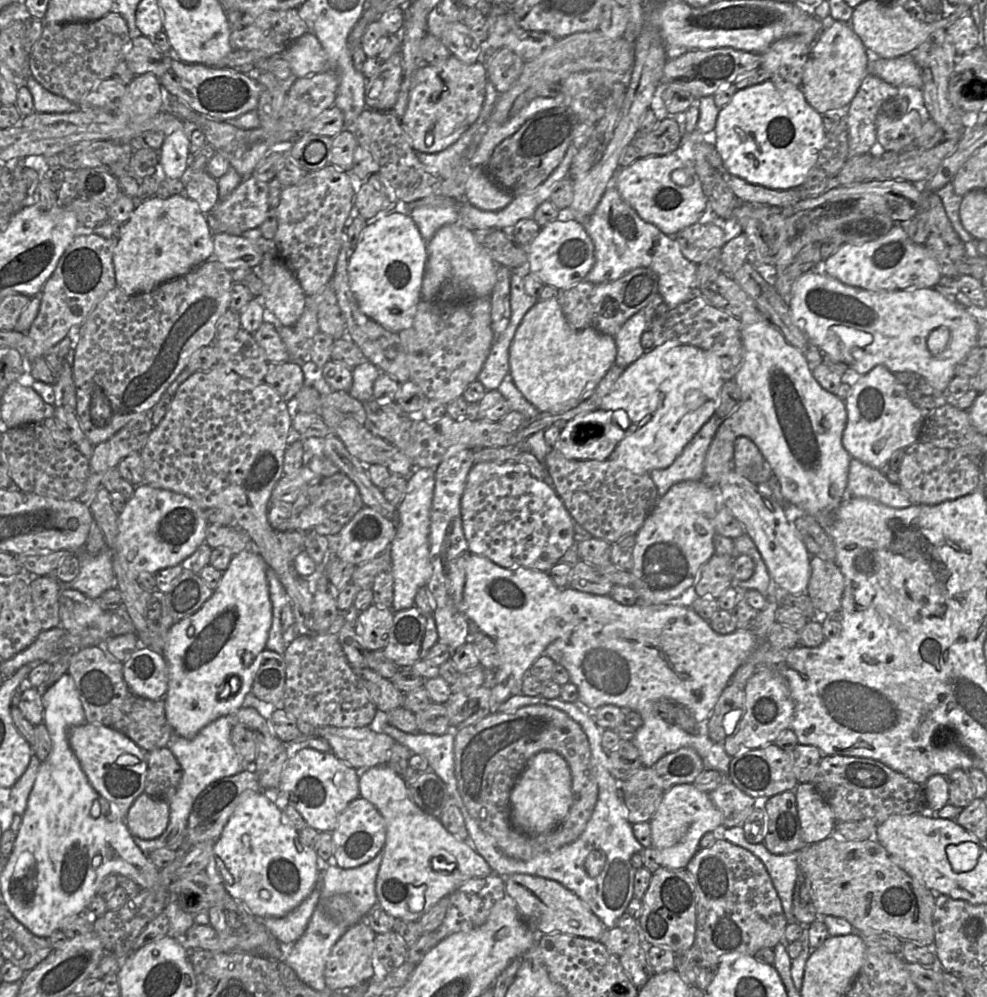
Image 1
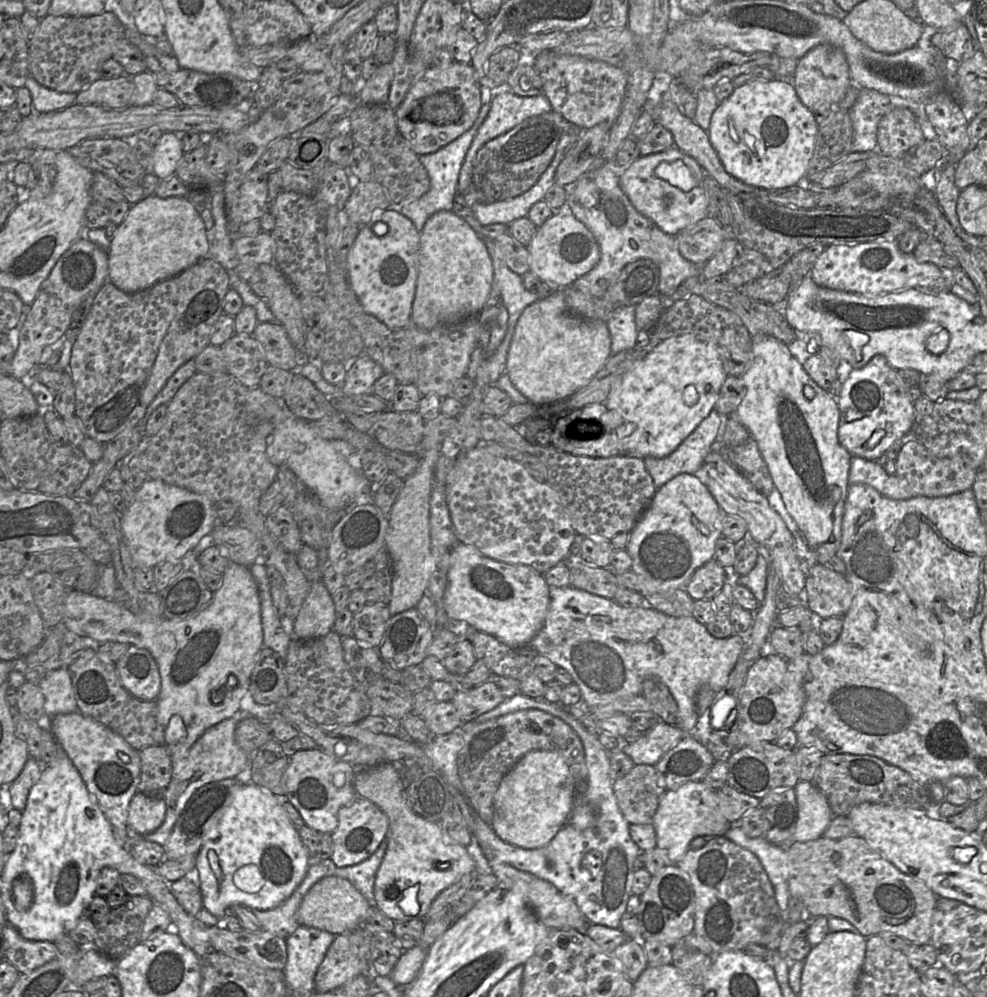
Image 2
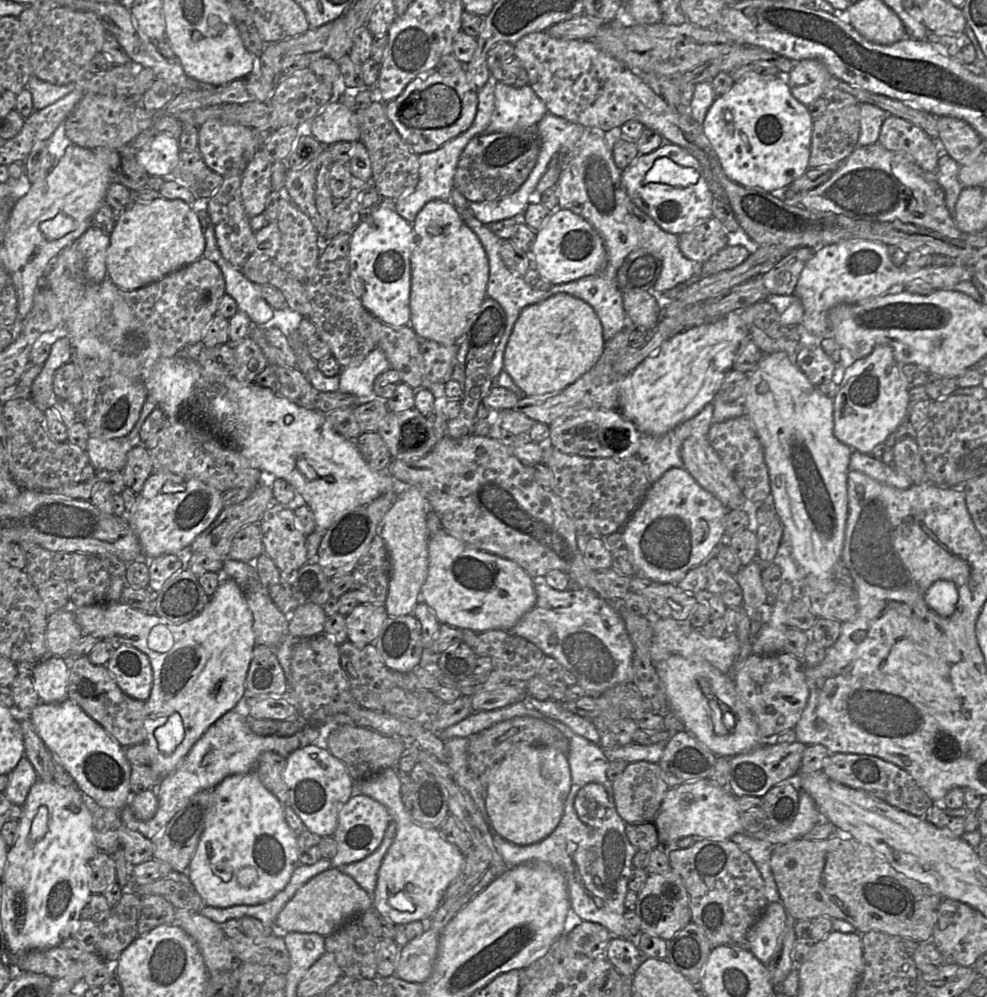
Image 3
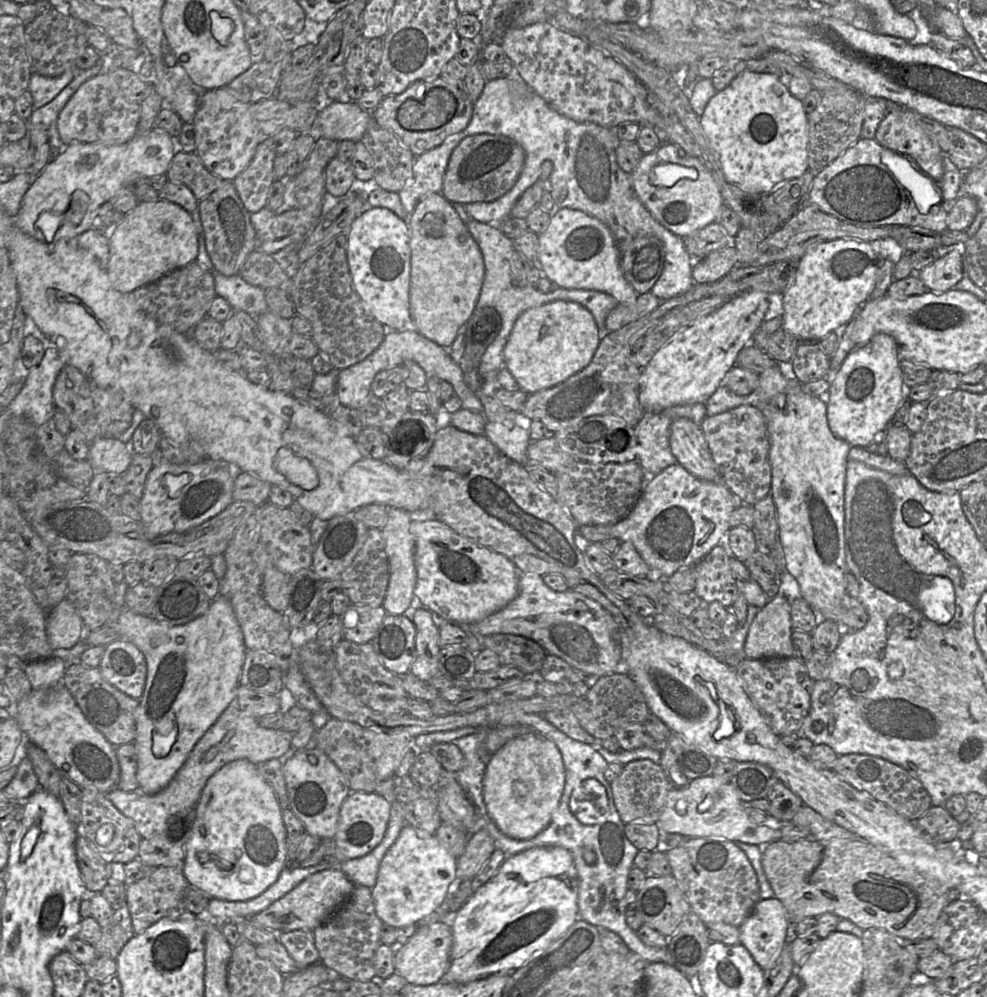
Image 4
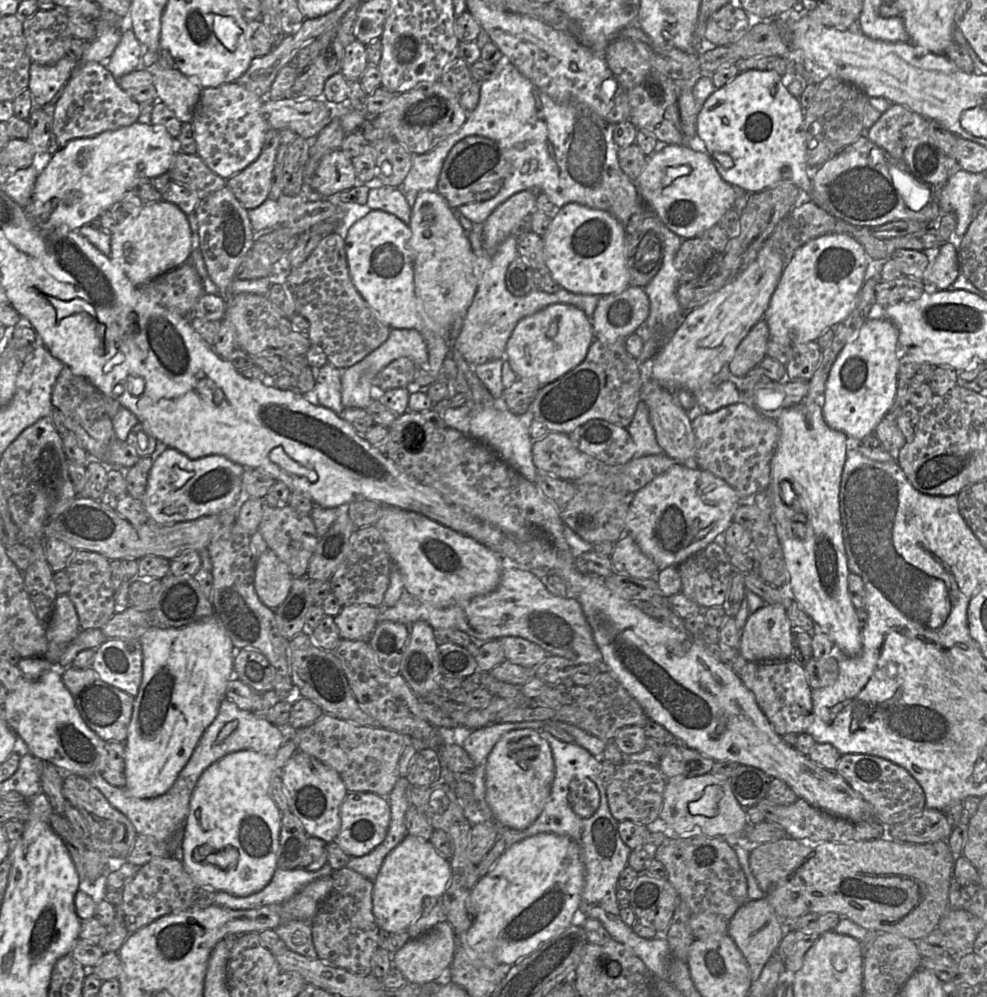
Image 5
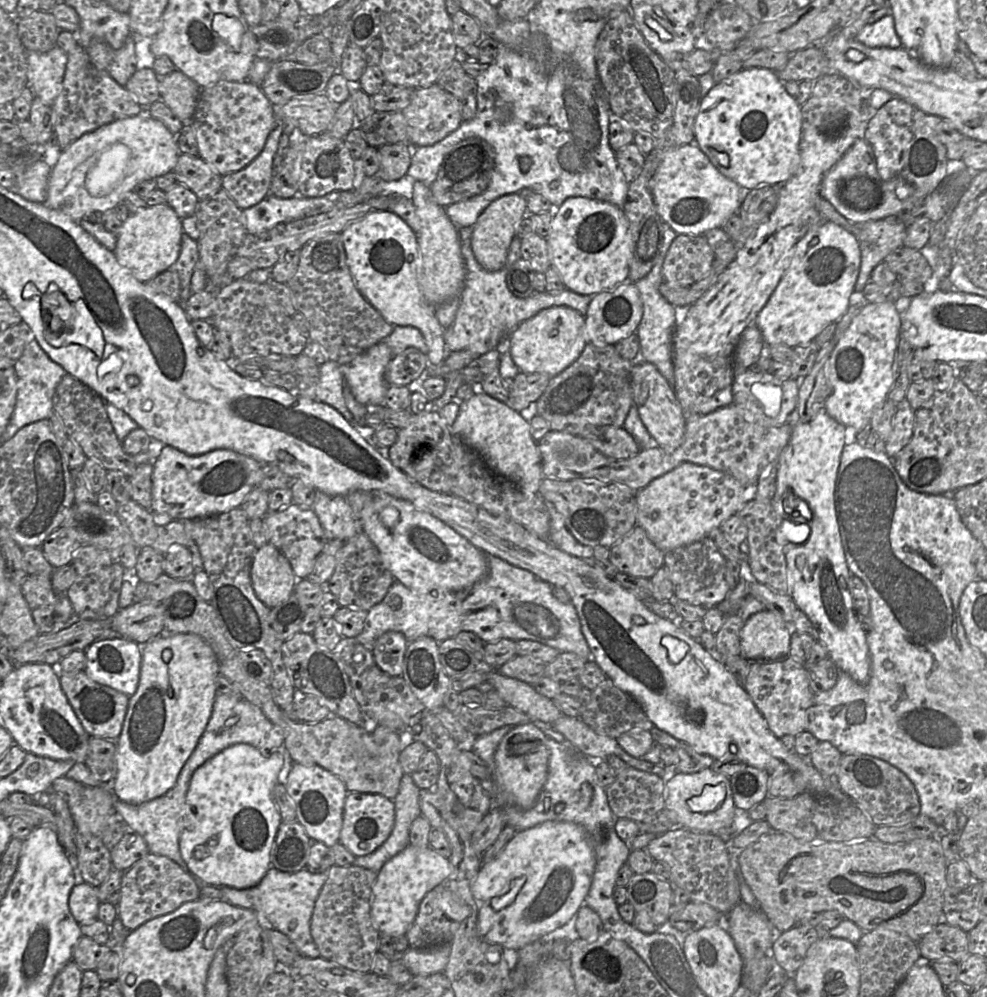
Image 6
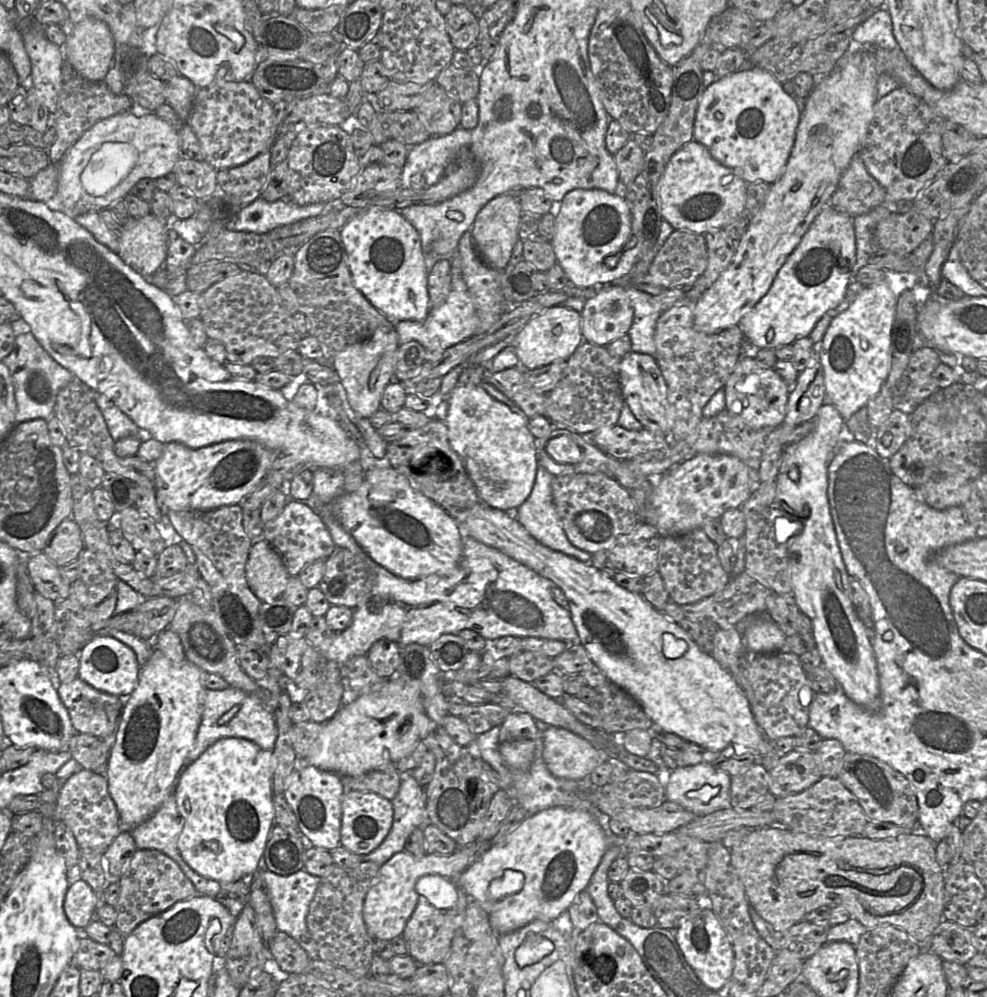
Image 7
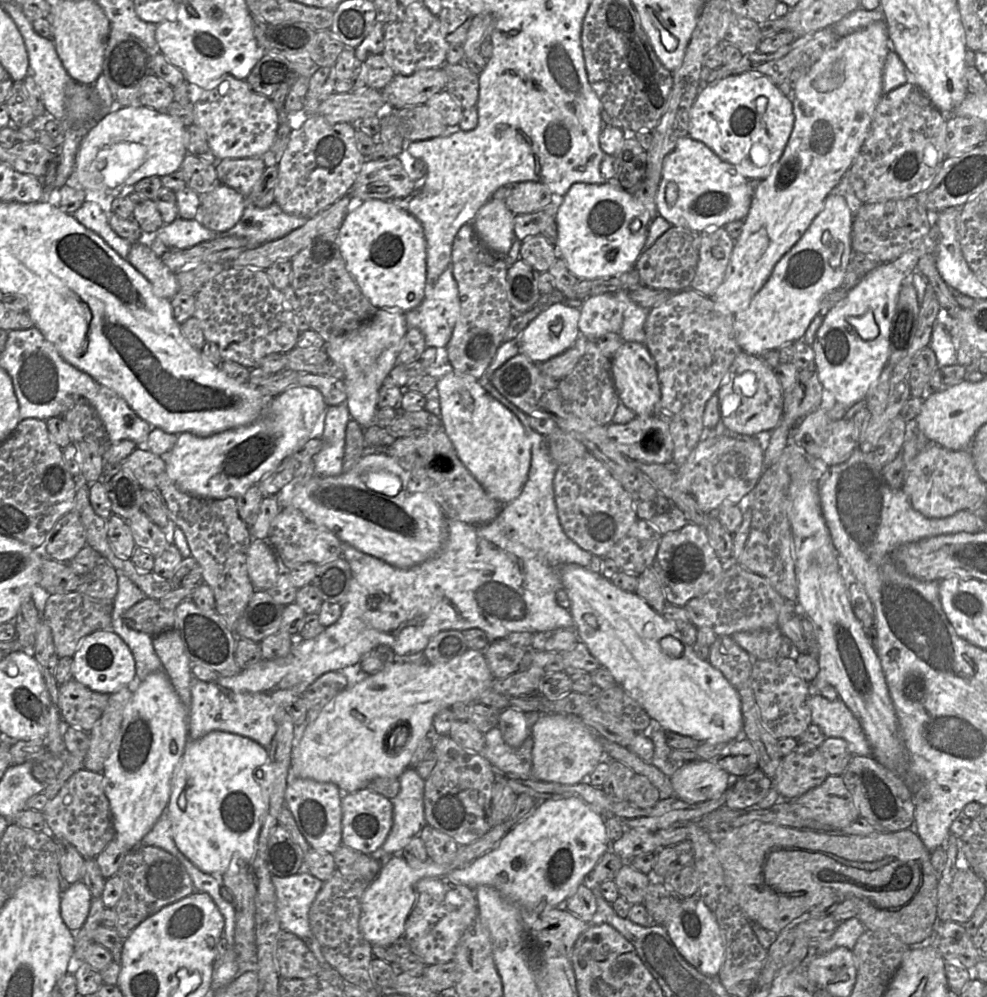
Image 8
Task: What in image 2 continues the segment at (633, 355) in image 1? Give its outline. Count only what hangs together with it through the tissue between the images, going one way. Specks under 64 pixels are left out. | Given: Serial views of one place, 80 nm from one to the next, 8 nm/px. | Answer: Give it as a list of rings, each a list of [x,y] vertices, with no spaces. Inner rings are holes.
[[[635,306],[616,309],[606,321],[606,325],[611,337],[612,354],[636,347],[639,329],[635,322]]]

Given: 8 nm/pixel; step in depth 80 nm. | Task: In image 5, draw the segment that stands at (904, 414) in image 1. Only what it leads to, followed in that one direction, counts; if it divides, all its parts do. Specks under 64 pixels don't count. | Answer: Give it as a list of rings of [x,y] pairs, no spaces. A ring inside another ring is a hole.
[[[868,318],[856,338],[844,346],[825,387],[823,417],[830,428],[858,440],[875,435],[877,425],[892,407],[897,393],[898,339],[899,330],[891,320]]]

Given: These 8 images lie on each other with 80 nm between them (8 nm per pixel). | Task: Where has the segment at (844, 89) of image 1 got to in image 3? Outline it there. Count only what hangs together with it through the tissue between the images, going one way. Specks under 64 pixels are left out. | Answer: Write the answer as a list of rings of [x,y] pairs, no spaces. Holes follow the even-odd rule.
[[[815,59],[799,60],[790,72],[788,86],[793,97],[807,106],[823,96],[825,83],[831,77],[821,62]]]

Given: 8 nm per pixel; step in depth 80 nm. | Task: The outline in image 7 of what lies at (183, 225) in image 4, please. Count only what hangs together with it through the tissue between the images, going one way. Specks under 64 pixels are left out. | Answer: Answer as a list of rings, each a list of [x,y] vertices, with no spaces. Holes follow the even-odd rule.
[[[149,214],[122,225],[125,230],[120,237],[118,255],[144,278],[149,278],[161,269],[166,261],[170,223]]]

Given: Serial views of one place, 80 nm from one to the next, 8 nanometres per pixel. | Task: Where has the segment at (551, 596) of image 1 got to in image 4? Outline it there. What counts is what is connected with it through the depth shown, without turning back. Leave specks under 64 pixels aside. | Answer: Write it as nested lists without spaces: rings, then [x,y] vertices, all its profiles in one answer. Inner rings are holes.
[[[412,519],[410,522],[409,529],[415,540],[414,560],[417,573],[417,580],[414,589],[414,594],[415,596],[419,597],[424,607],[429,609],[431,612],[436,612],[443,619],[453,623],[471,624],[479,622],[484,618],[490,616],[491,614],[501,610],[517,596],[519,577],[521,573],[526,573],[526,572],[520,572],[520,570],[513,564],[513,562],[510,561],[508,558],[506,558],[504,555],[495,552],[485,546],[481,546],[468,538],[459,535],[448,525],[436,519],[427,519],[427,520]]]

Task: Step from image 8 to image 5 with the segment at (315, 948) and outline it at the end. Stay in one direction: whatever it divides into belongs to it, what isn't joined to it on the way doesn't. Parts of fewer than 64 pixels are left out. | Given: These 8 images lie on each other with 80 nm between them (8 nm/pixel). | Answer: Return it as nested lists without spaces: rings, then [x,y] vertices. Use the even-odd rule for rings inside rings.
[[[329,863],[317,871],[308,871],[302,867],[292,870],[277,867],[271,881],[262,890],[248,896],[235,896],[224,891],[217,891],[213,904],[233,910],[245,910],[282,903],[310,882],[331,876],[333,871]],[[290,920],[274,930],[293,952],[308,958],[319,958],[312,939],[312,922]]]

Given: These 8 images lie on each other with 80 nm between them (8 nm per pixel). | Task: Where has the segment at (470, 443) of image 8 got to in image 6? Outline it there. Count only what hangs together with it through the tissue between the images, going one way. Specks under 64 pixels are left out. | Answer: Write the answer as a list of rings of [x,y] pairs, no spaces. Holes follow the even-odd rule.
[[[480,392],[459,403],[459,413],[450,427],[450,433],[476,451],[493,474],[514,481],[524,494],[539,493],[540,482],[543,478],[541,454],[531,435],[529,422],[518,411],[513,410],[504,402]]]

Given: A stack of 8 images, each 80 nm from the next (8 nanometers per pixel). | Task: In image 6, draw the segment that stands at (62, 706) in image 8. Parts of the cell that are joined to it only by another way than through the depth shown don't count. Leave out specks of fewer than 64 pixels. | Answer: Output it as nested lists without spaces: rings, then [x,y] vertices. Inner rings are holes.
[[[80,671],[61,674],[60,685],[84,730],[90,737],[116,741],[121,733],[130,697],[111,687],[99,684]]]

